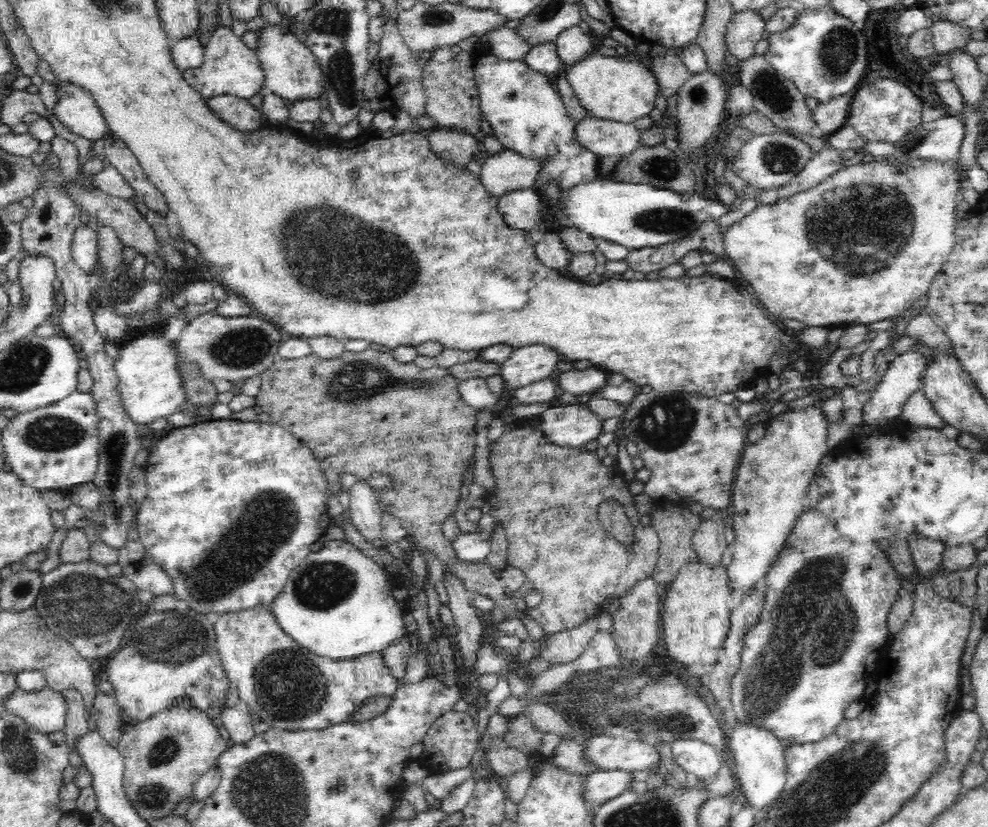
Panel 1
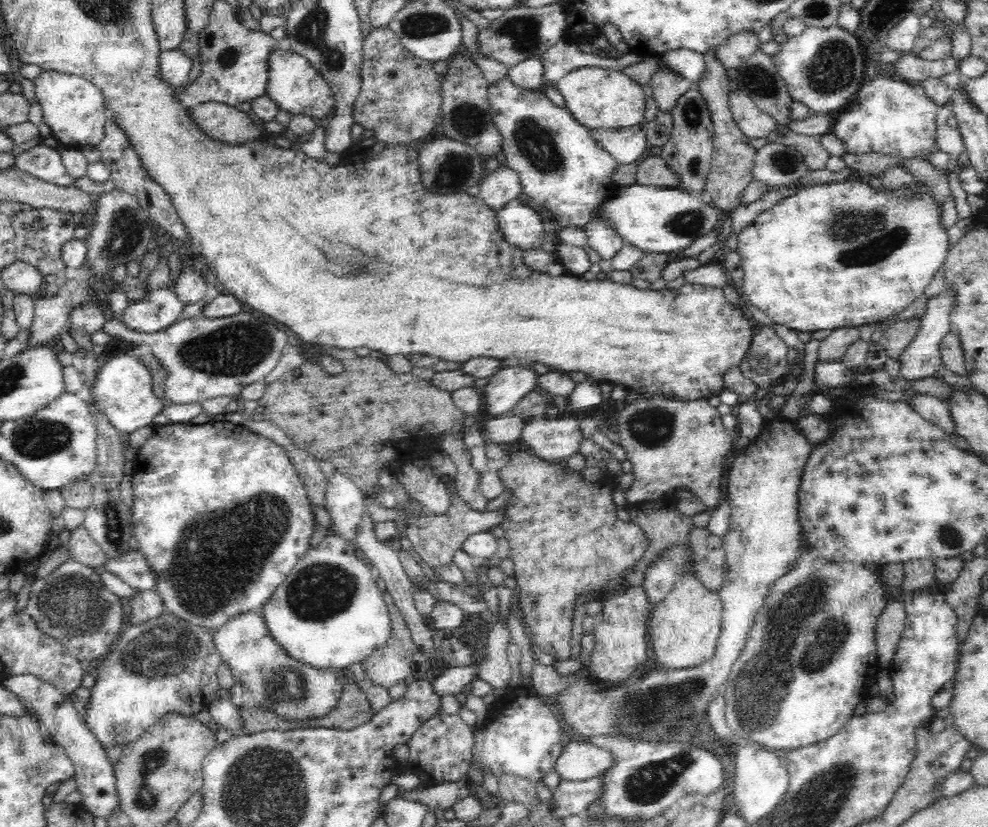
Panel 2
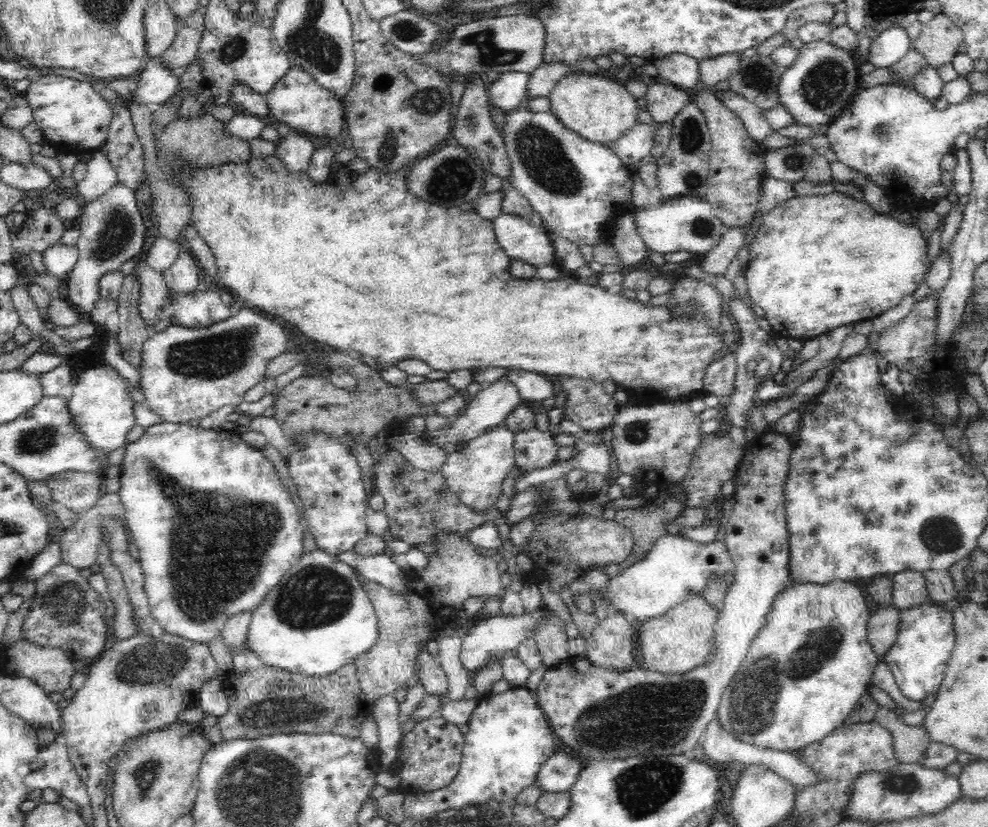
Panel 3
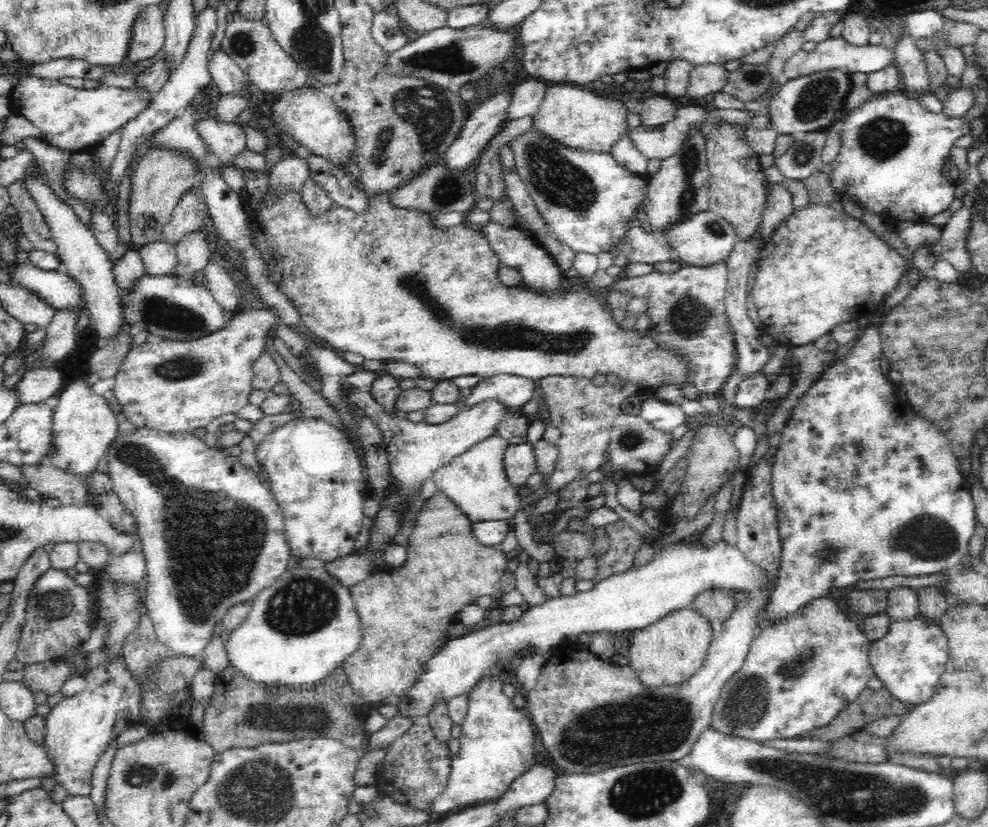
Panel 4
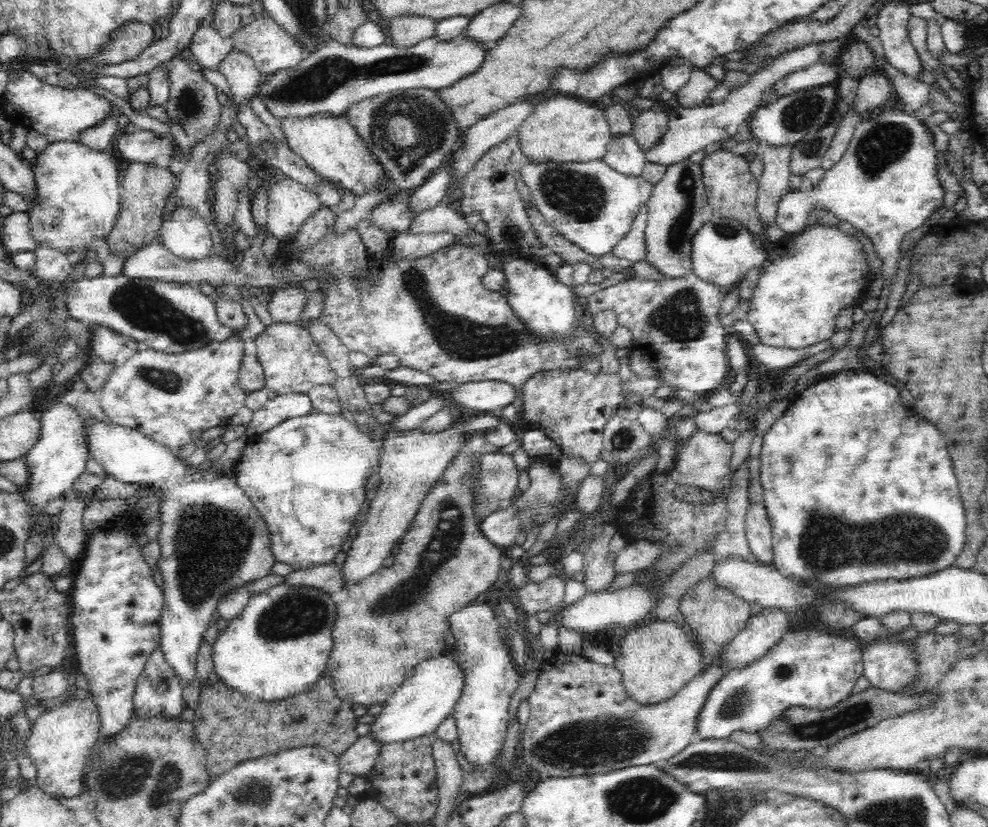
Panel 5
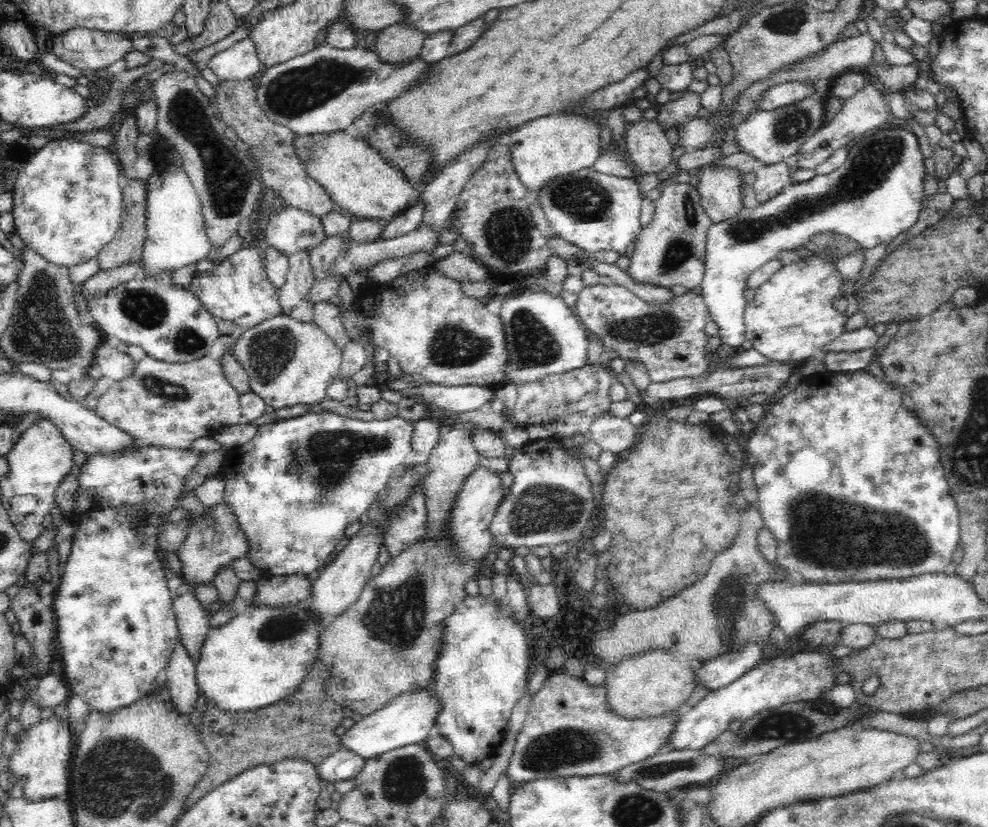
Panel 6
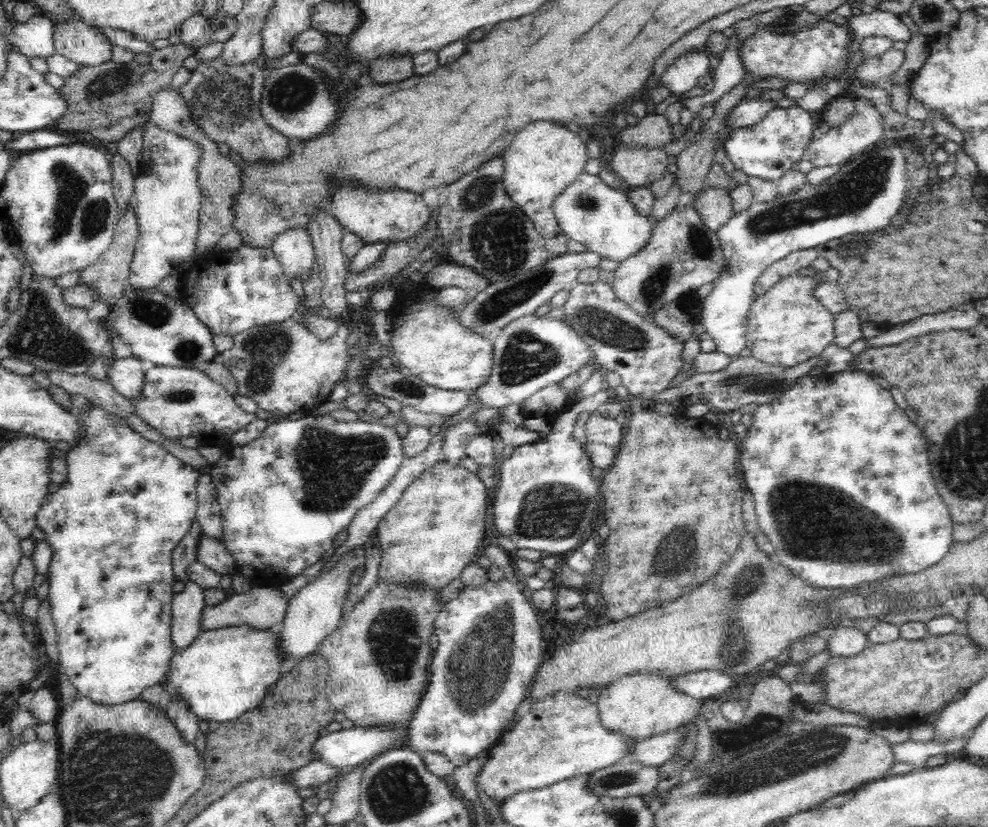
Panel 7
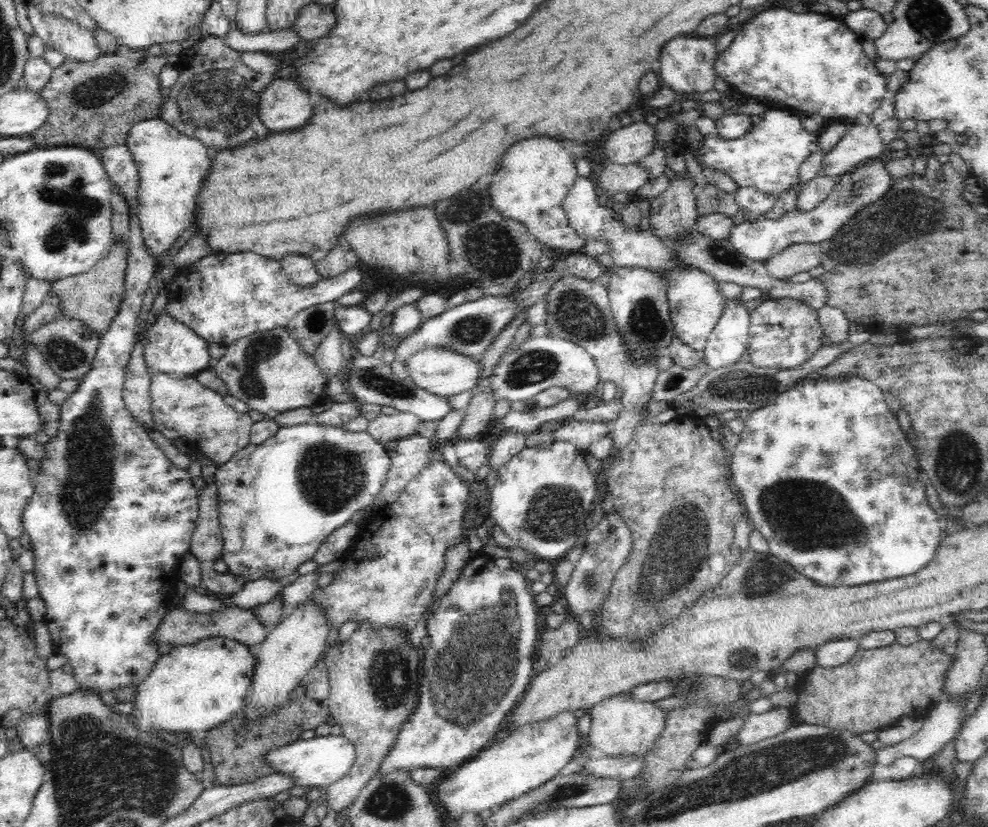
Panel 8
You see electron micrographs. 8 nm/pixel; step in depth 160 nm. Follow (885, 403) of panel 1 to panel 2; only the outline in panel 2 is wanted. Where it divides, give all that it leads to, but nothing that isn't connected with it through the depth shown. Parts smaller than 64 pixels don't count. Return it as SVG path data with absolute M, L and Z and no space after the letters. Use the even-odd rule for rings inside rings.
M942 290L938 296L927 299L926 312L921 317L920 328L899 359L900 377L906 380L908 385L913 380L934 376L936 368L942 363L940 344L946 334L949 333L949 310L951 309L952 297L953 292L951 290Z

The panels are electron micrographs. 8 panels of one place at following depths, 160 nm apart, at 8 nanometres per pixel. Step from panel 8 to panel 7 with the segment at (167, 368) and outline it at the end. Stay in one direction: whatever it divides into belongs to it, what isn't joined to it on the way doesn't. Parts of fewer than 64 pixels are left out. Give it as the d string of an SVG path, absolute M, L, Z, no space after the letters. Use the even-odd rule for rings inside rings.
M126 287L116 300L114 314L118 316L114 322L116 334L131 346L134 357L140 361L160 366L200 368L204 362L214 361L218 354L213 343L214 334L195 315L191 305L182 299L162 296L159 288Z

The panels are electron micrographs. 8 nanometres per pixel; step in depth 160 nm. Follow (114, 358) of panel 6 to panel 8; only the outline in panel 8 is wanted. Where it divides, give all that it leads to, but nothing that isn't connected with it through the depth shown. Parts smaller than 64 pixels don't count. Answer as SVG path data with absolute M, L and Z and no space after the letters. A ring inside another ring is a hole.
M137 340L131 353L130 363L126 366L124 388L122 390L123 401L131 416L135 418L135 421L139 425L152 430L152 428L159 426L153 422L150 414L150 384L151 377L148 374L148 367L144 361L143 348L141 348L140 340Z

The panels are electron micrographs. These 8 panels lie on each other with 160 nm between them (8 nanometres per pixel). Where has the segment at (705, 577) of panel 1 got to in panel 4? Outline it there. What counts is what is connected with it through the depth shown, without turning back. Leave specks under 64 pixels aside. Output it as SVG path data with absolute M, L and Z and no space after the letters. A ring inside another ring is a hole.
M685 607L675 610L664 616L660 622L632 632L627 665L635 669L639 680L648 688L653 688L653 685L680 684L681 681L688 680L693 673L698 672L703 665L716 631L717 627L708 621L708 618L704 617L704 614L701 614L698 609Z

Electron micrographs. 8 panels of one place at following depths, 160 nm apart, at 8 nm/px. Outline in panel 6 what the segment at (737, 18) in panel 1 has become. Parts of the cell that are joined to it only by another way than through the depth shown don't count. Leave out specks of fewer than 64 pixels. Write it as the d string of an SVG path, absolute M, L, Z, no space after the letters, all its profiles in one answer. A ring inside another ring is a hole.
M686 91L682 98L670 101L657 109L658 116L655 120L656 123L660 123L660 127L664 128L664 131L670 127L678 128L697 116L702 99L700 99L700 95Z

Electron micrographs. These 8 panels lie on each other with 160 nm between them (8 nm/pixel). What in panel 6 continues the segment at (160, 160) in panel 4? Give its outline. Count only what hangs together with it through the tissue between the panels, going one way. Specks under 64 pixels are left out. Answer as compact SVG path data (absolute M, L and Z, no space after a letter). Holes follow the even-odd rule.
M134 178L123 181L124 212L121 225L115 232L113 239L105 244L96 256L101 271L112 270L112 268L140 260L143 242L147 238L147 192L150 190L149 183L146 180L136 181Z

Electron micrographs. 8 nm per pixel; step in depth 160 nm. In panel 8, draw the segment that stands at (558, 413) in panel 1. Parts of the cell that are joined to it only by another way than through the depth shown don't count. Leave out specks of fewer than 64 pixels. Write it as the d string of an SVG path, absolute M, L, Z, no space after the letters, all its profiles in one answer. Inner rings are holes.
M433 457L428 466L424 466L418 476L406 484L396 502L374 510L366 524L358 530L347 553L338 563L329 567L334 580L326 588L316 590L310 598L326 607L332 630L340 629L348 621L360 624L365 618L372 618L372 621L380 622L380 625L401 622L407 624L410 630L418 624L431 603L438 580L443 574L446 548L467 542L466 530L462 524L468 505L466 500L474 485L459 477L453 469L441 457Z

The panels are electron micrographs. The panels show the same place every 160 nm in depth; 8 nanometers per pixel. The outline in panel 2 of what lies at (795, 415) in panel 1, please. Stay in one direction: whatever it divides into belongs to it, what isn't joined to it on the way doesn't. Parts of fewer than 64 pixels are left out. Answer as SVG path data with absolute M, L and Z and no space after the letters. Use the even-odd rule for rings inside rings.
M766 422L764 428L754 440L739 450L734 455L728 471L728 491L726 500L731 505L729 529L723 534L723 547L725 551L725 563L728 570L725 572L725 580L719 589L719 598L723 601L723 627L715 653L710 660L694 668L652 670L644 674L638 682L628 680L617 683L615 689L608 693L601 693L598 679L576 680L564 688L562 692L549 697L551 705L561 706L563 720L579 740L589 740L597 733L605 731L623 731L630 735L638 735L652 741L671 740L671 733L685 731L688 724L685 720L699 722L705 717L708 707L714 698L725 686L733 664L738 660L741 649L744 648L745 638L755 624L761 605L765 602L765 596L769 592L769 586L782 574L789 572L793 564L796 564L800 556L799 541L801 536L801 524L799 523L799 488L803 480L803 468L810 459L814 445L806 440L799 428L790 422Z

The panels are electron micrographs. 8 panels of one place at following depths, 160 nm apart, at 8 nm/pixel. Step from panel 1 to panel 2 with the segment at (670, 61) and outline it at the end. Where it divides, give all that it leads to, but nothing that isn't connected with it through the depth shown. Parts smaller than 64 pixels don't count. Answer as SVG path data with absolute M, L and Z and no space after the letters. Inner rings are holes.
M660 66L652 76L649 86L652 88L653 98L656 99L659 112L671 112L677 106L677 101L681 96L692 89L694 84L672 73L669 68Z

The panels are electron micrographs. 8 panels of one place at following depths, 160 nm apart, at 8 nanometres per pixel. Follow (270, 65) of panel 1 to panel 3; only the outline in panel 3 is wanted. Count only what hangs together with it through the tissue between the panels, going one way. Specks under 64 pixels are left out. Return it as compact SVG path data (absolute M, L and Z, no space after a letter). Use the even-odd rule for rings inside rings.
M291 64L289 66L288 73L284 77L280 77L272 91L267 93L267 98L272 120L282 121L282 123L288 125L288 128L291 128L290 130L300 129L300 131L306 132L308 137L315 136L331 143L337 143L346 135L345 111L341 100L332 92L324 89L324 86L318 85L311 74L306 69L299 68L298 65Z

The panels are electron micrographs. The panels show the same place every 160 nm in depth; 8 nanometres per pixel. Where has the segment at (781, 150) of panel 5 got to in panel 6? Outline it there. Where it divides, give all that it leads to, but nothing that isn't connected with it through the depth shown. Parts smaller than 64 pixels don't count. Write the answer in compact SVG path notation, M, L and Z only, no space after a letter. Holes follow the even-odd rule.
M785 162L762 164L756 166L754 172L756 180L752 186L760 203L778 196L784 188L793 183Z

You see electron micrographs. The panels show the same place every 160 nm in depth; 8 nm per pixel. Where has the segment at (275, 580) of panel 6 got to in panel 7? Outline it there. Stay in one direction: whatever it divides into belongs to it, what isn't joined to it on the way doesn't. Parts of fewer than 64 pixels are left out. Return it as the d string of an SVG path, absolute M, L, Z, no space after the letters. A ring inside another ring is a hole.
M278 583L272 588L271 586L252 587L249 592L244 592L244 594L234 593L230 595L220 604L206 605L203 610L204 614L200 618L200 627L202 627L203 632L240 624L248 624L253 628L276 629L286 616L289 602L290 600L281 593L280 584Z

